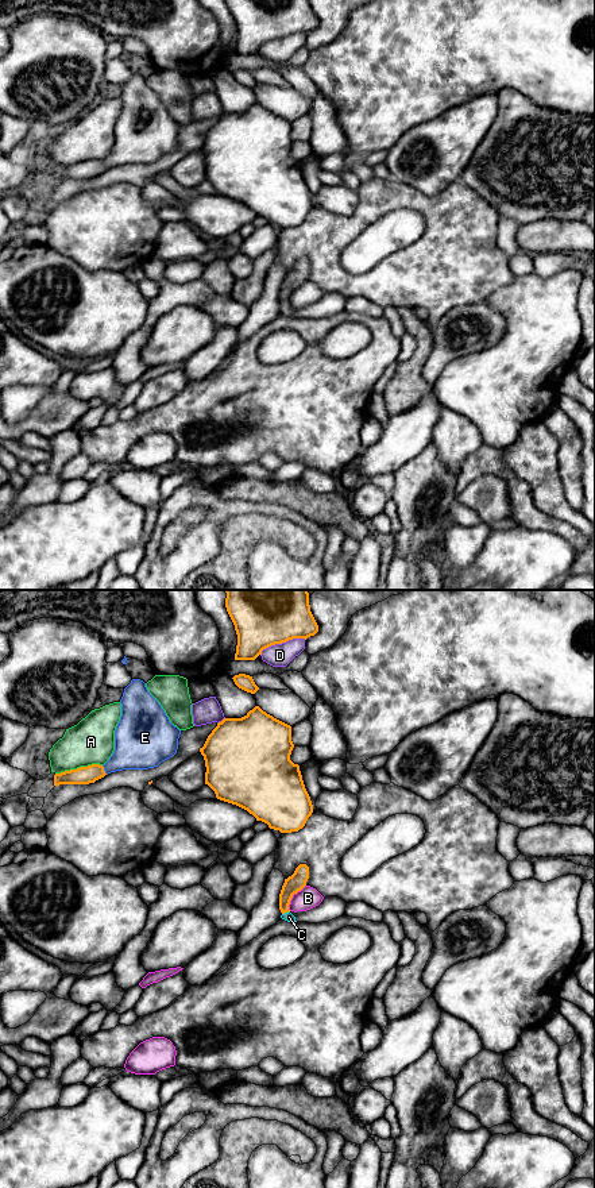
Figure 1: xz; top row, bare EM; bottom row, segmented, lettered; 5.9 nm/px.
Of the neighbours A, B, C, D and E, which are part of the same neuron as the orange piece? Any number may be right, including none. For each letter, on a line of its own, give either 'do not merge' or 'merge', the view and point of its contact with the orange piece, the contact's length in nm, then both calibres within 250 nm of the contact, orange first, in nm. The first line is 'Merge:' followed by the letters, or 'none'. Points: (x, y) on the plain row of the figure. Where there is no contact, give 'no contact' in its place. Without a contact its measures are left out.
Merge: C
A: do not merge | xz (80, 162) | 280 nm | 110/280 nm
B: do not merge | xz (292, 292) | 190 nm | 110/130 nm
C: merge | xz (285, 307) | 50 nm | 110/60 nm
D: do not merge | xz (281, 38) | 280 nm | 280/140 nm
E: do not merge | xz (103, 165) | 70 nm | 110/280 nm

